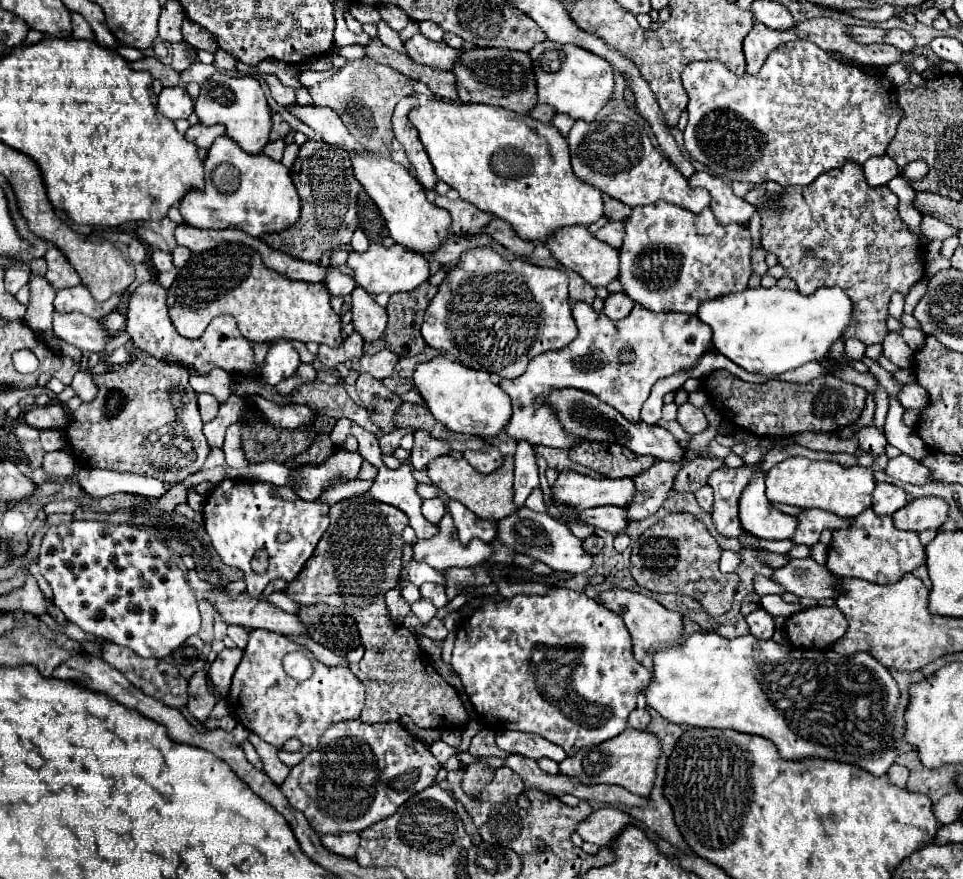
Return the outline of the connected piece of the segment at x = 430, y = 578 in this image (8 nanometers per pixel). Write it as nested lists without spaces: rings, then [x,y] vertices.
[[[415,560],[409,562],[409,580],[415,586],[421,586],[425,582],[435,582],[435,584],[445,584],[443,572],[437,572],[429,568],[427,564],[415,564]]]

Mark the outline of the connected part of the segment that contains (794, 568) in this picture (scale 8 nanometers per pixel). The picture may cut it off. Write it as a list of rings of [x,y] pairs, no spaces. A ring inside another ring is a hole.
[[[813,558],[791,560],[789,566],[773,572],[773,582],[781,584],[785,592],[797,594],[801,598],[835,598],[837,588],[829,570],[817,564]]]

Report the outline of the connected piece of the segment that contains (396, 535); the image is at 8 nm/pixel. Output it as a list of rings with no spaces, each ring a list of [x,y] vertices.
[[[359,494],[355,498],[347,498],[331,506],[329,518],[331,518],[331,524],[327,532],[321,536],[313,556],[305,562],[299,576],[287,584],[283,594],[301,606],[313,606],[313,604],[325,602],[329,606],[341,608],[343,612],[355,618],[363,646],[365,646],[365,656],[361,662],[349,664],[349,668],[367,688],[361,720],[365,724],[377,724],[377,722],[399,720],[401,716],[407,714],[421,728],[439,728],[439,730],[461,728],[461,724],[467,720],[467,714],[465,714],[459,694],[433,668],[429,658],[419,648],[415,634],[409,632],[403,624],[393,622],[385,614],[385,592],[397,586],[399,570],[401,570],[401,546],[403,546],[401,532],[409,524],[405,512],[389,504],[379,504],[375,500],[369,500],[369,496],[365,494]]]

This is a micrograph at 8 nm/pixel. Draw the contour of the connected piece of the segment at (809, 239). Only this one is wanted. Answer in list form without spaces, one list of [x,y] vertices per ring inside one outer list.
[[[847,160],[847,162],[843,164],[843,168],[823,172],[823,174],[821,174],[813,184],[809,184],[809,186],[781,186],[781,184],[777,184],[777,182],[761,182],[761,184],[755,184],[755,186],[747,192],[745,200],[751,202],[751,204],[757,208],[759,216],[761,216],[761,244],[763,244],[765,252],[771,252],[771,254],[777,256],[777,262],[785,268],[785,276],[789,276],[789,278],[793,278],[793,280],[797,282],[797,290],[799,290],[801,294],[813,294],[813,292],[815,292],[817,288],[821,288],[821,286],[841,286],[841,288],[845,290],[845,294],[853,300],[853,304],[857,304],[857,324],[853,324],[853,328],[849,328],[849,338],[857,338],[857,340],[861,340],[865,346],[881,344],[883,338],[885,338],[885,334],[889,332],[887,326],[885,326],[885,320],[887,320],[887,316],[889,316],[889,312],[887,312],[887,310],[889,310],[889,296],[891,296],[893,292],[907,294],[913,284],[917,284],[919,280],[923,280],[923,270],[925,270],[925,260],[923,260],[923,258],[925,258],[925,250],[923,250],[923,246],[921,246],[921,252],[919,252],[919,242],[921,242],[919,236],[913,234],[913,232],[909,230],[909,226],[901,220],[899,210],[897,210],[897,206],[899,206],[897,196],[895,196],[887,186],[877,186],[877,188],[869,186],[867,180],[865,180],[863,168],[861,168],[859,164]]]

